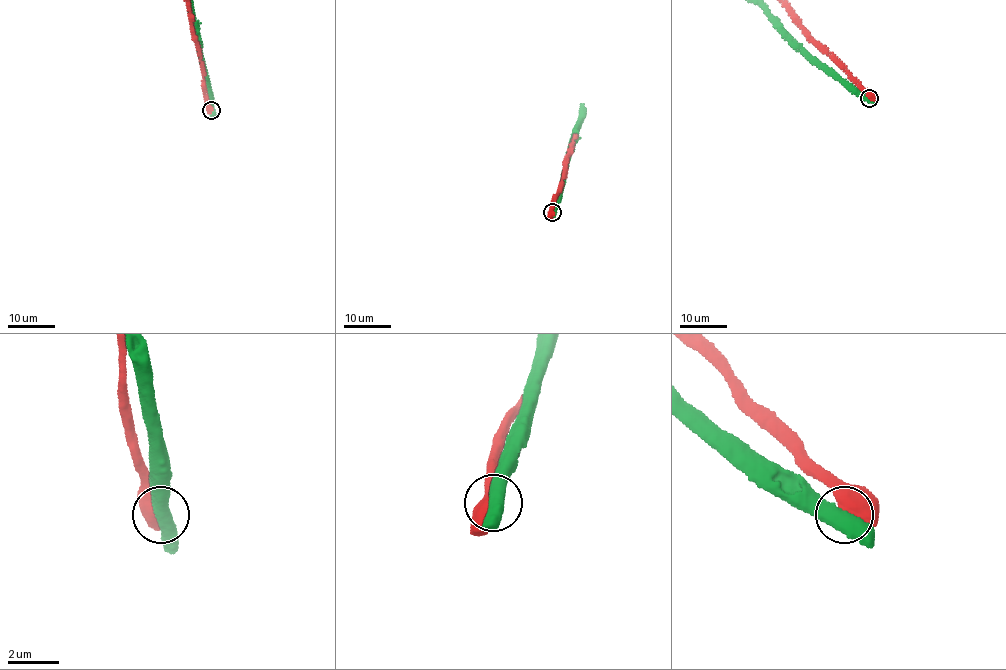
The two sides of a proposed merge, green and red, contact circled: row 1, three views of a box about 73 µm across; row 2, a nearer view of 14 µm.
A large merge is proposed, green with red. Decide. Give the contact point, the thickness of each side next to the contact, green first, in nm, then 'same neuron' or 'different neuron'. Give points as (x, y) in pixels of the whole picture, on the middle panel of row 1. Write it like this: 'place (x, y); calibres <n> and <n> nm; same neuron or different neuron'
place (552, 212); calibres 550 and 750 nm; different neuron

